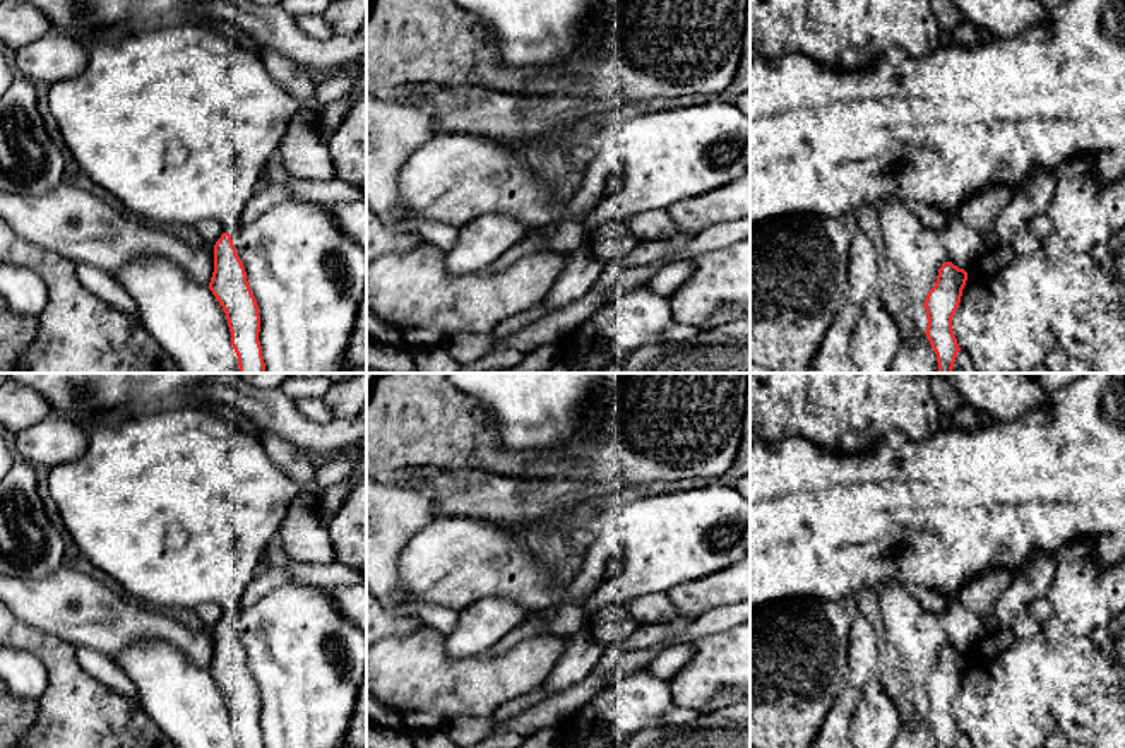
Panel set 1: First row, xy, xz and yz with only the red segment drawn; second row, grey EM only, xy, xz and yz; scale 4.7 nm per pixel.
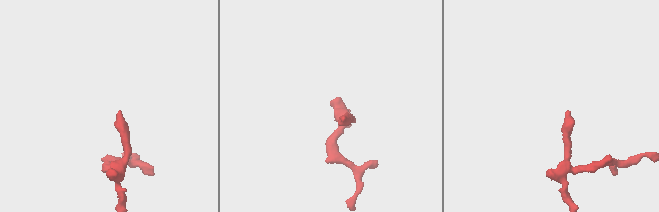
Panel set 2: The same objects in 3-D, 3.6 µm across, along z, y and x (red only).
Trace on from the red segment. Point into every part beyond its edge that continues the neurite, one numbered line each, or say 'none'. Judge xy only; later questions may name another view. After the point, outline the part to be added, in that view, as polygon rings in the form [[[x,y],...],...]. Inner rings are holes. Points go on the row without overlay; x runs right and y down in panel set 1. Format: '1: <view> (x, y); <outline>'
1: xy (178, 507); [[[178,407],[149,414],[135,414],[115,423],[92,426],[87,431],[87,436],[89,443],[86,454],[77,460],[50,469],[48,479],[50,495],[58,507],[65,529],[80,553],[144,606],[163,611],[170,608],[193,609],[199,604],[216,603],[223,608],[224,616],[233,618],[240,609],[243,591],[262,565],[265,548],[277,537],[279,527],[301,490],[298,481],[272,462],[259,438],[205,407]]]

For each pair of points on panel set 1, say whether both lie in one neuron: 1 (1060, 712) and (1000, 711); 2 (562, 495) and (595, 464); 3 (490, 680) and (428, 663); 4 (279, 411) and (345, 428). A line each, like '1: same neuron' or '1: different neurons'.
1: different neurons
2: different neurons
3: same neuron
4: same neuron

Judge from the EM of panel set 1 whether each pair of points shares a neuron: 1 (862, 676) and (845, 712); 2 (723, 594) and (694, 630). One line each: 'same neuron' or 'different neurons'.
1: different neurons
2: different neurons

